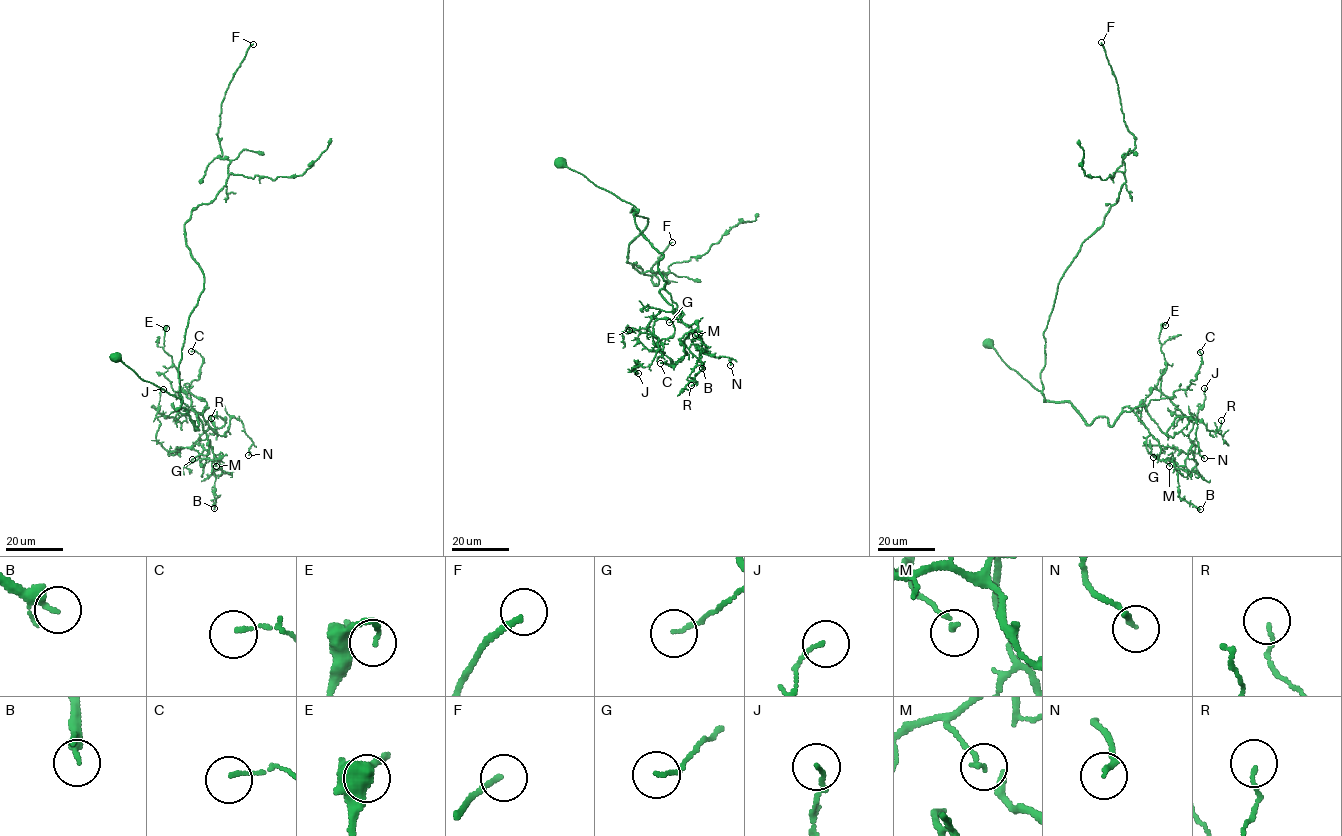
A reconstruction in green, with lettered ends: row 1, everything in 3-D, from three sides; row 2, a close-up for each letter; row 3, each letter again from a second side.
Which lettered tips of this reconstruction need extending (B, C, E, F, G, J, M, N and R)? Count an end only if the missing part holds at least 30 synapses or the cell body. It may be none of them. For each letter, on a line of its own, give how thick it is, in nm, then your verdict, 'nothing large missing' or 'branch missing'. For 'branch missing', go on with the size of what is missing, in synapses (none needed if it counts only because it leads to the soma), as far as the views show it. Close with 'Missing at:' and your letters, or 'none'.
B: 220 nm | nothing large missing
C: 110 nm | nothing large missing
E: 130 nm | nothing large missing
F: 170 nm | branch missing | 60 syn
G: 110 nm | nothing large missing
J: 110 nm | nothing large missing
M: 150 nm | nothing large missing
N: 160 nm | branch missing | 40 syn
R: 100 nm | nothing large missing
Missing at: F, N

